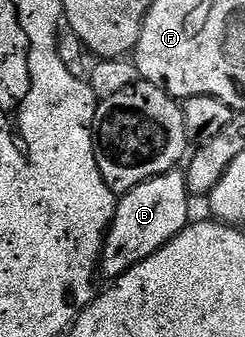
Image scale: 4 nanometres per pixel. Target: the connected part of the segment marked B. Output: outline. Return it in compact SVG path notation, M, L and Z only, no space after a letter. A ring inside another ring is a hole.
M182 169L152 177L121 196L102 246L101 278L106 278L106 281L119 279L124 272L132 269L132 265L144 261L144 257L152 257L152 253L168 245L168 241L172 241L172 237L191 222L190 202L192 196L186 184L186 172Z

